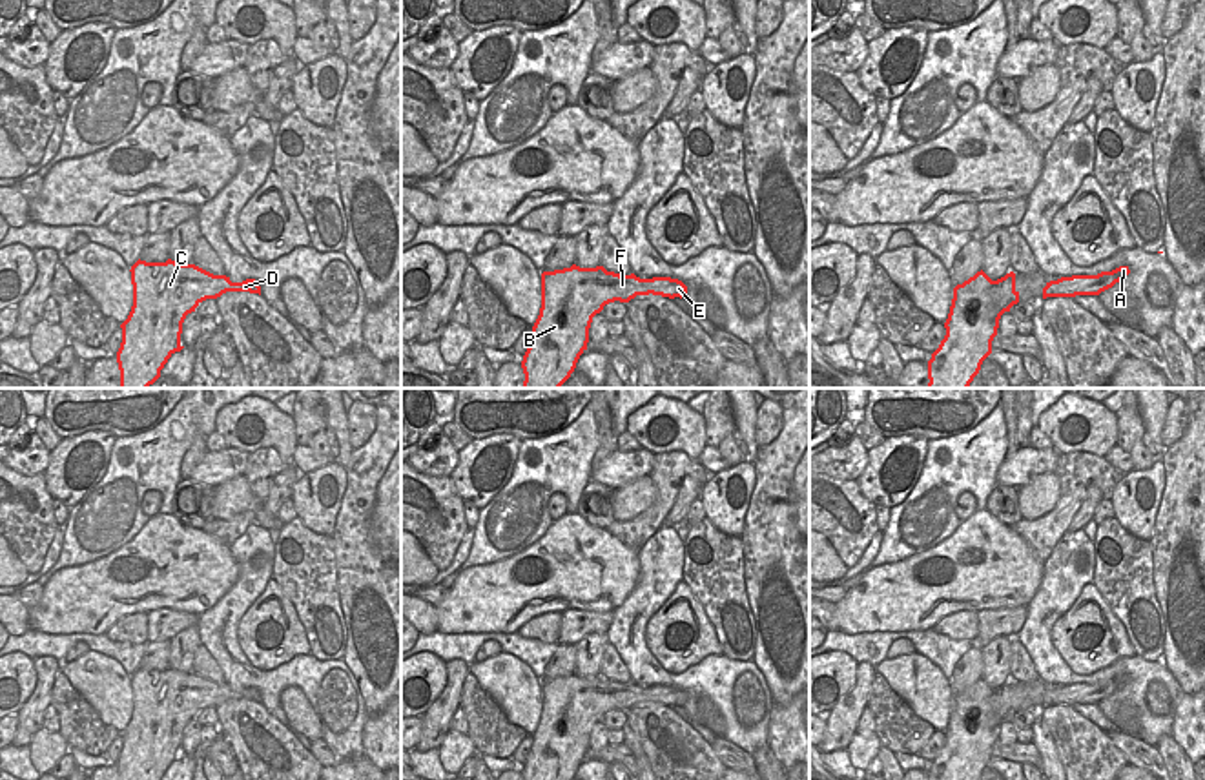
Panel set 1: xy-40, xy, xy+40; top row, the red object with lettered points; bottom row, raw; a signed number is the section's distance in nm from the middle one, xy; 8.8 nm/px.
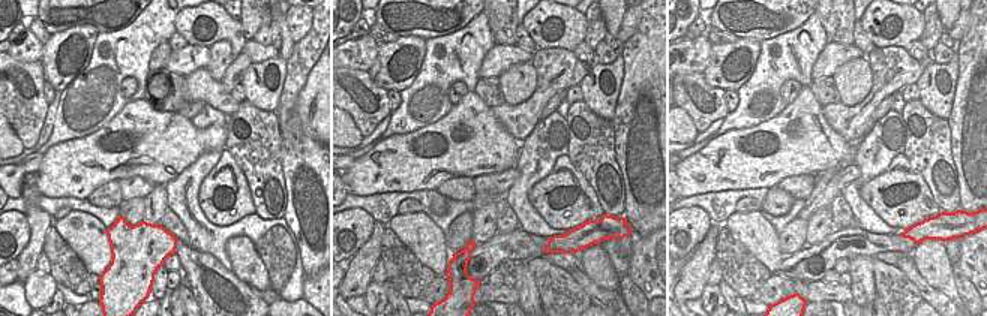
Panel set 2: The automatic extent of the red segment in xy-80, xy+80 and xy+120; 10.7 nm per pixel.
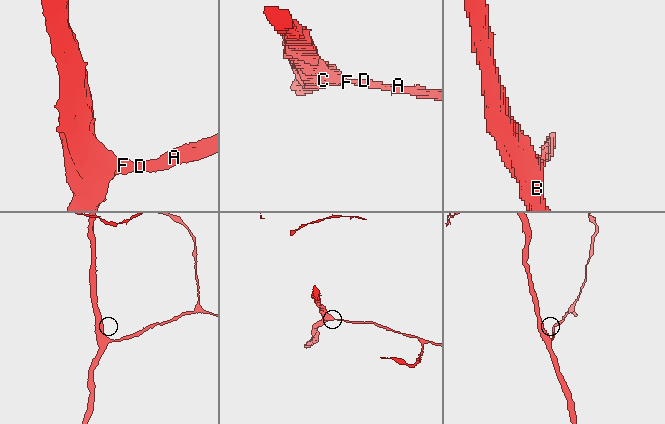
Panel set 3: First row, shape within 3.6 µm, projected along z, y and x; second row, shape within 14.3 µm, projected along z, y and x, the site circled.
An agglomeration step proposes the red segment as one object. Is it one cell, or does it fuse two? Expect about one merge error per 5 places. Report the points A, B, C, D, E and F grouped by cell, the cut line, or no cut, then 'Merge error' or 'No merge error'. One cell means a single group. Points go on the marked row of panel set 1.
Groups: A B C D E F. No split. No merge error

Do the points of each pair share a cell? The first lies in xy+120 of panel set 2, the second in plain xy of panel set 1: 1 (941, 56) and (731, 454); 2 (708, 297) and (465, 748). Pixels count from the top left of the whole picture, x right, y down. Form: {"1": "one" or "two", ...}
{"1": "one", "2": "one"}

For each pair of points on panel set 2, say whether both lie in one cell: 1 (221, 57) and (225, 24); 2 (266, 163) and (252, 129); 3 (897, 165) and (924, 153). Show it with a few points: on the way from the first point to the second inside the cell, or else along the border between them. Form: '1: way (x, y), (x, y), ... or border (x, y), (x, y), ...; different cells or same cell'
1: border (209, 45), (227, 41), (234, 59); different cells
2: way (258, 155), (254, 138); same cell
3: border (903, 153), (929, 189); different cells

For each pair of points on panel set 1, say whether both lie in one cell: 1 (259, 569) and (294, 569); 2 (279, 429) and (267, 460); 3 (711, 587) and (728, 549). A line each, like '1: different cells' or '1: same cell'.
1: different cells
2: different cells
3: same cell

